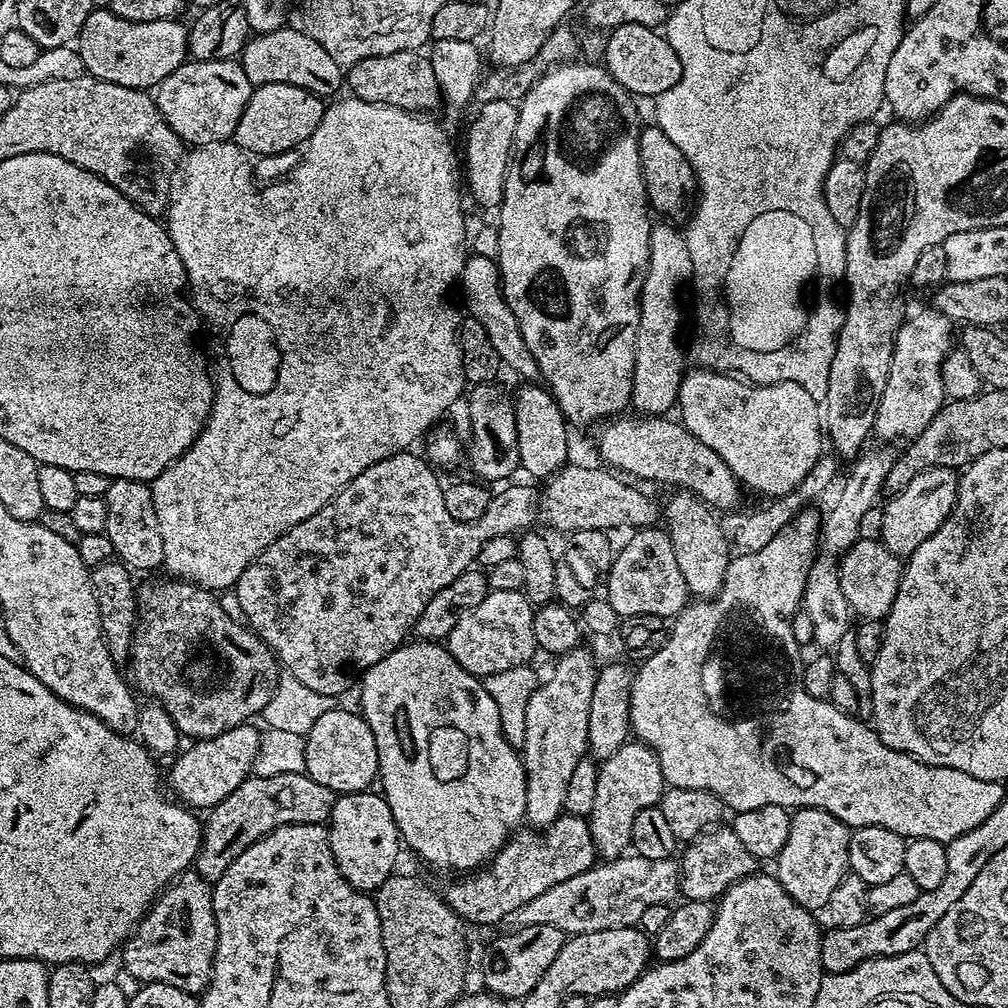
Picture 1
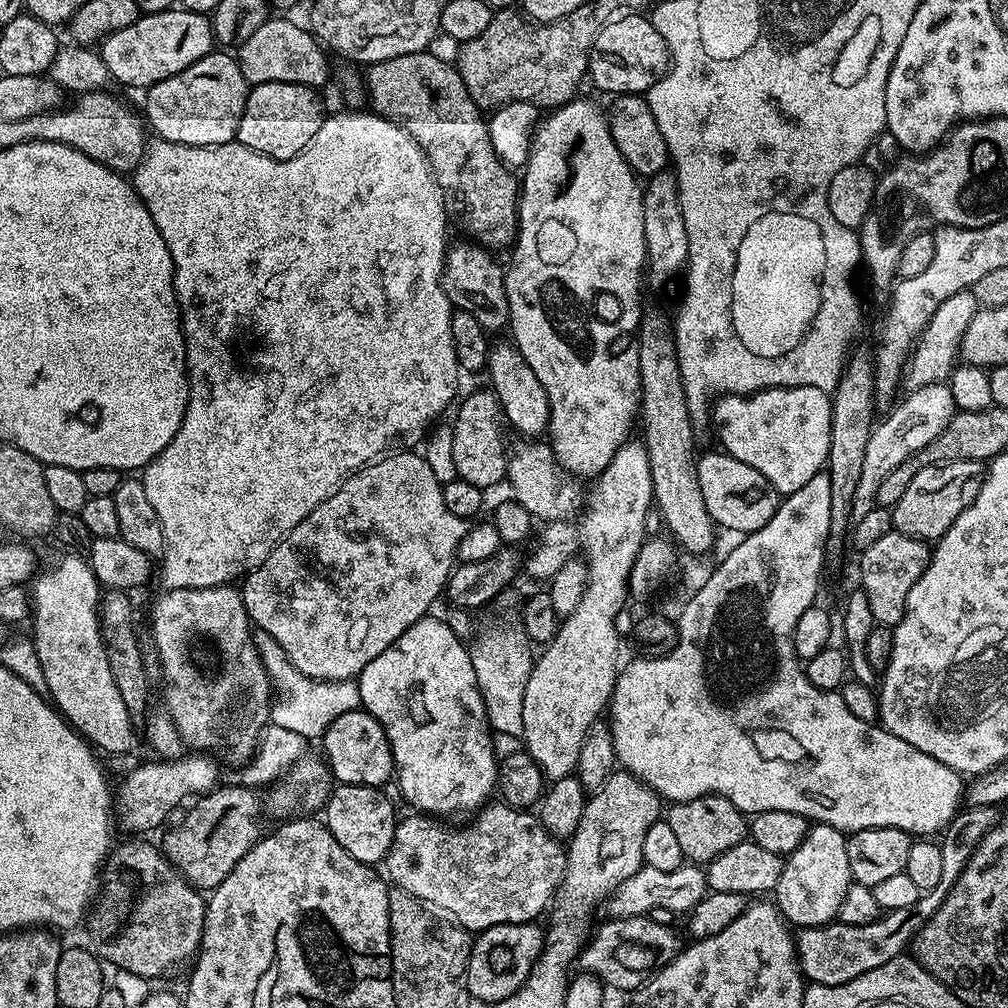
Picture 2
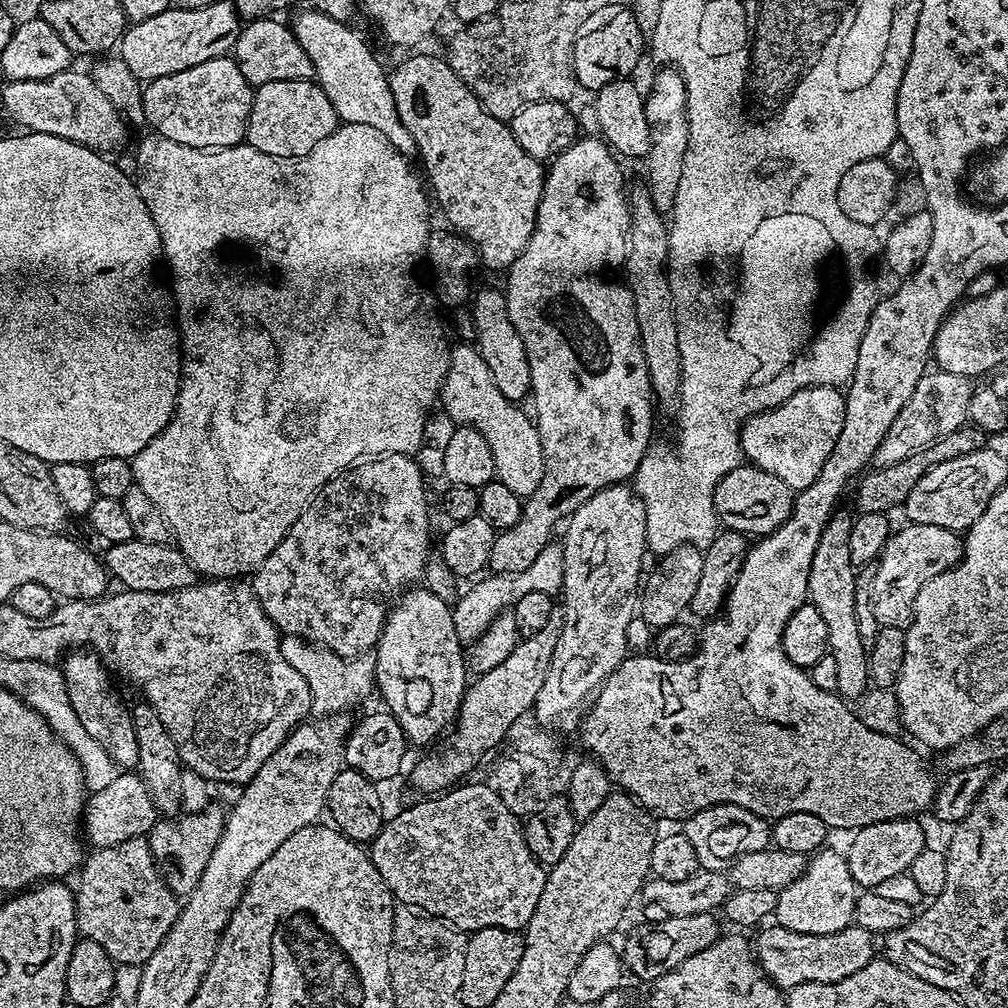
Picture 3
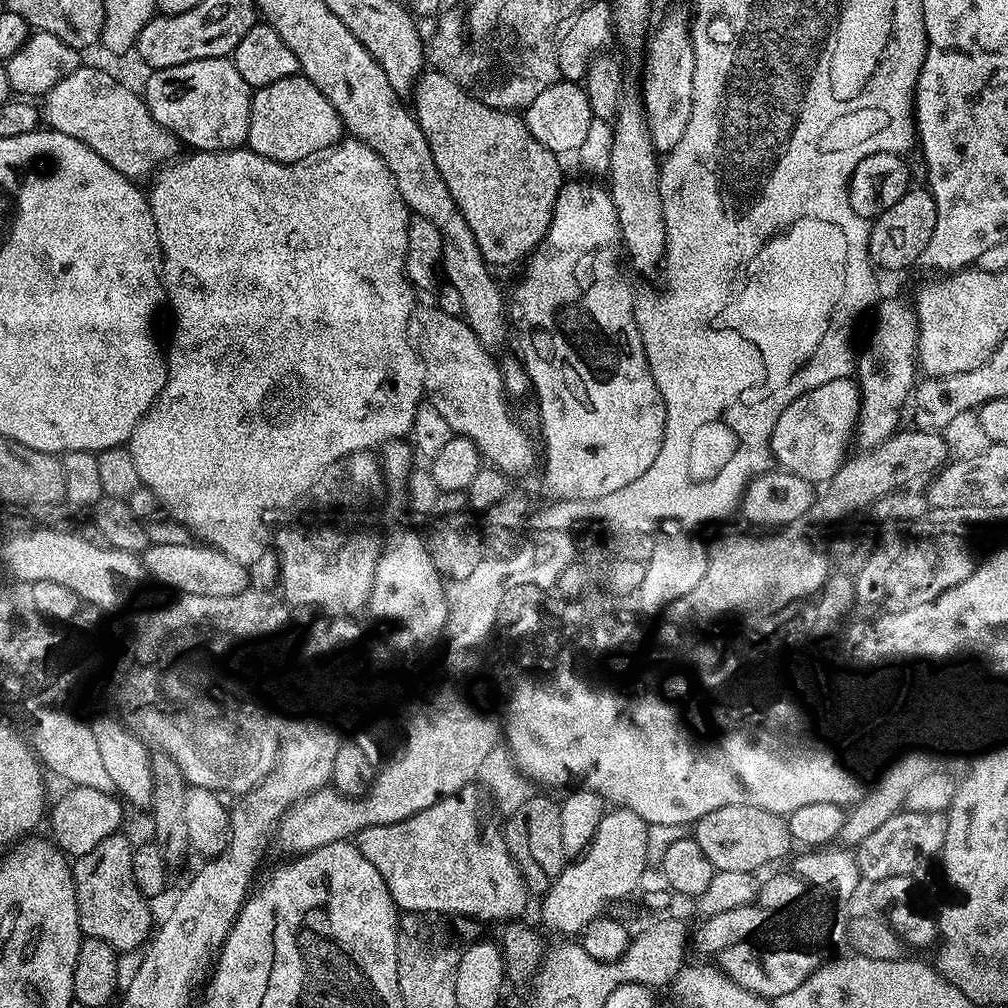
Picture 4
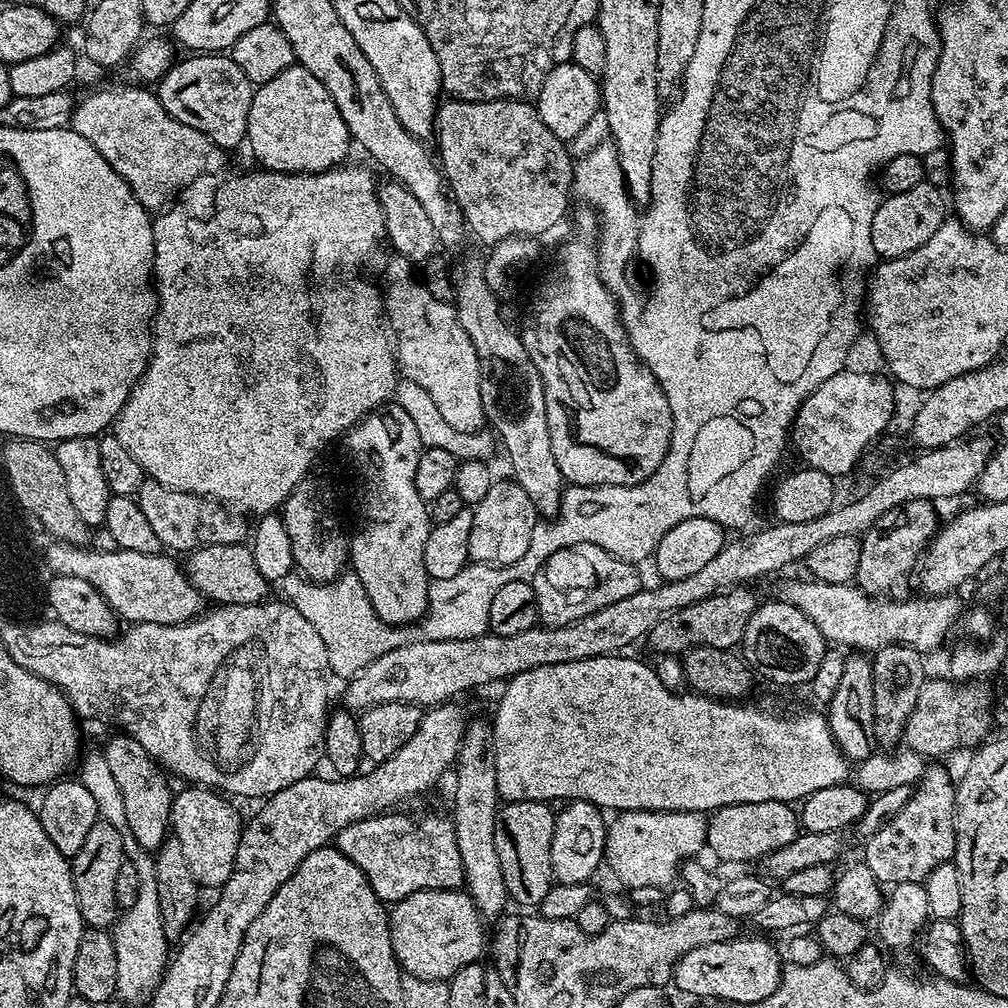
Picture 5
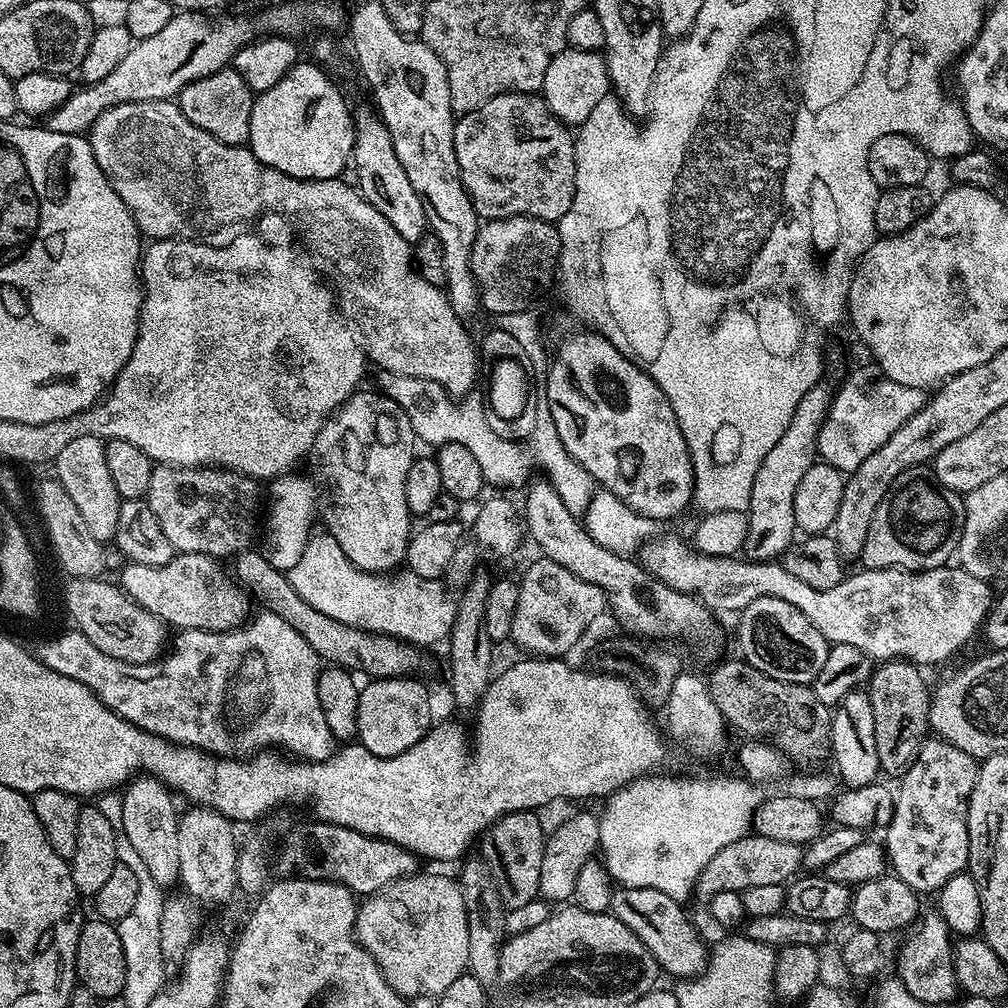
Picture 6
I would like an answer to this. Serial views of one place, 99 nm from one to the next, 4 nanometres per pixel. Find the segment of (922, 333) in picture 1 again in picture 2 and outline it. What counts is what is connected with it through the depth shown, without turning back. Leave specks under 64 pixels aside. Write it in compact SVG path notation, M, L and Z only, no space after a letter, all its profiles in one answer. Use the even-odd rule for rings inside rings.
M964 289L958 294L951 295L942 302L941 306L938 306L934 317L930 318L930 322L927 323L923 334L909 355L903 378L903 383L909 391L916 391L926 385L945 383L950 378L961 355L960 346L966 330L981 308L982 305L978 303L971 289Z

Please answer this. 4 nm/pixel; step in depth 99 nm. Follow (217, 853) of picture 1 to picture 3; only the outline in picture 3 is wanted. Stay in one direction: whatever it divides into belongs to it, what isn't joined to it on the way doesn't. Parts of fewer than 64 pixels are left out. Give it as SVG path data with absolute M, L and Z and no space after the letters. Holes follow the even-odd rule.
M212 802L201 812L157 819L155 826L148 831L146 839L156 862L156 871L177 898L186 897L199 882L207 860L222 836L225 817L225 809Z

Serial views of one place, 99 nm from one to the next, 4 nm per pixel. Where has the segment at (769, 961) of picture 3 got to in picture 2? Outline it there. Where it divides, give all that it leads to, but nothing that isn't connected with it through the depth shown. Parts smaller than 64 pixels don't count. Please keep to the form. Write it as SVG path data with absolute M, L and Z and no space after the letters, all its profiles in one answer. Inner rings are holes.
M965 807L956 813L951 824L944 829L939 841L942 850L942 882L934 886L934 890L925 892L914 902L914 906L906 906L906 910L884 912L880 919L866 926L850 926L839 922L818 925L816 928L801 928L796 941L796 959L805 981L819 986L825 984L831 988L839 988L850 983L854 978L866 974L870 970L878 970L878 966L886 966L890 958L901 955L904 948L915 941L924 923L942 906L942 902L950 894L950 890L976 853L976 848L983 842L984 835L998 823L998 812L995 807Z

